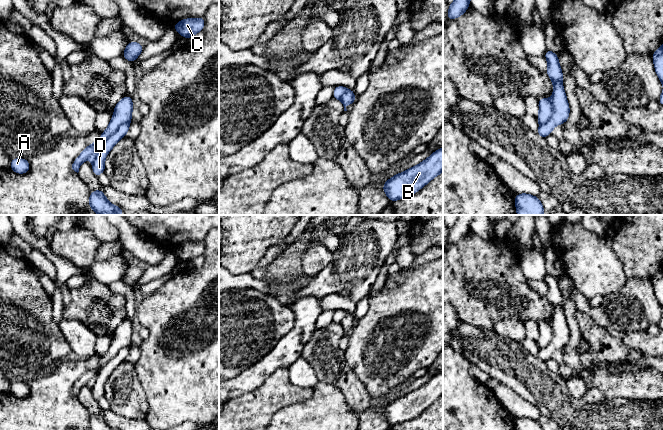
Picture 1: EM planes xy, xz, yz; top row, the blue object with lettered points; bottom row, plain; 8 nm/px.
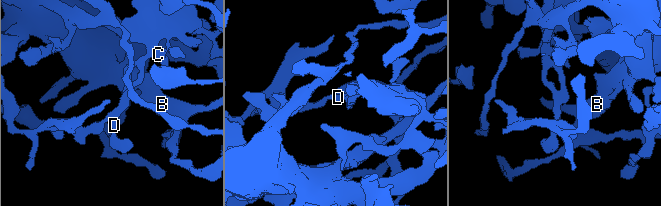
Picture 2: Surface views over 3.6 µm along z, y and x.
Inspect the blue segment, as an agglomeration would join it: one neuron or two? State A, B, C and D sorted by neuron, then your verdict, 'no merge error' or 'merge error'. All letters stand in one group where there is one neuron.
A B C D; no merge error

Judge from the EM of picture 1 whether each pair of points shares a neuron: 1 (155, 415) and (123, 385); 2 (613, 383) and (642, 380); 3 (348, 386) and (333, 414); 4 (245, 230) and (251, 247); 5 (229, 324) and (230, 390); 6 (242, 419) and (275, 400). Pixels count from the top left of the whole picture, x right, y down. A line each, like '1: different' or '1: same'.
1: different
2: same
3: different
4: same
5: different
6: same

